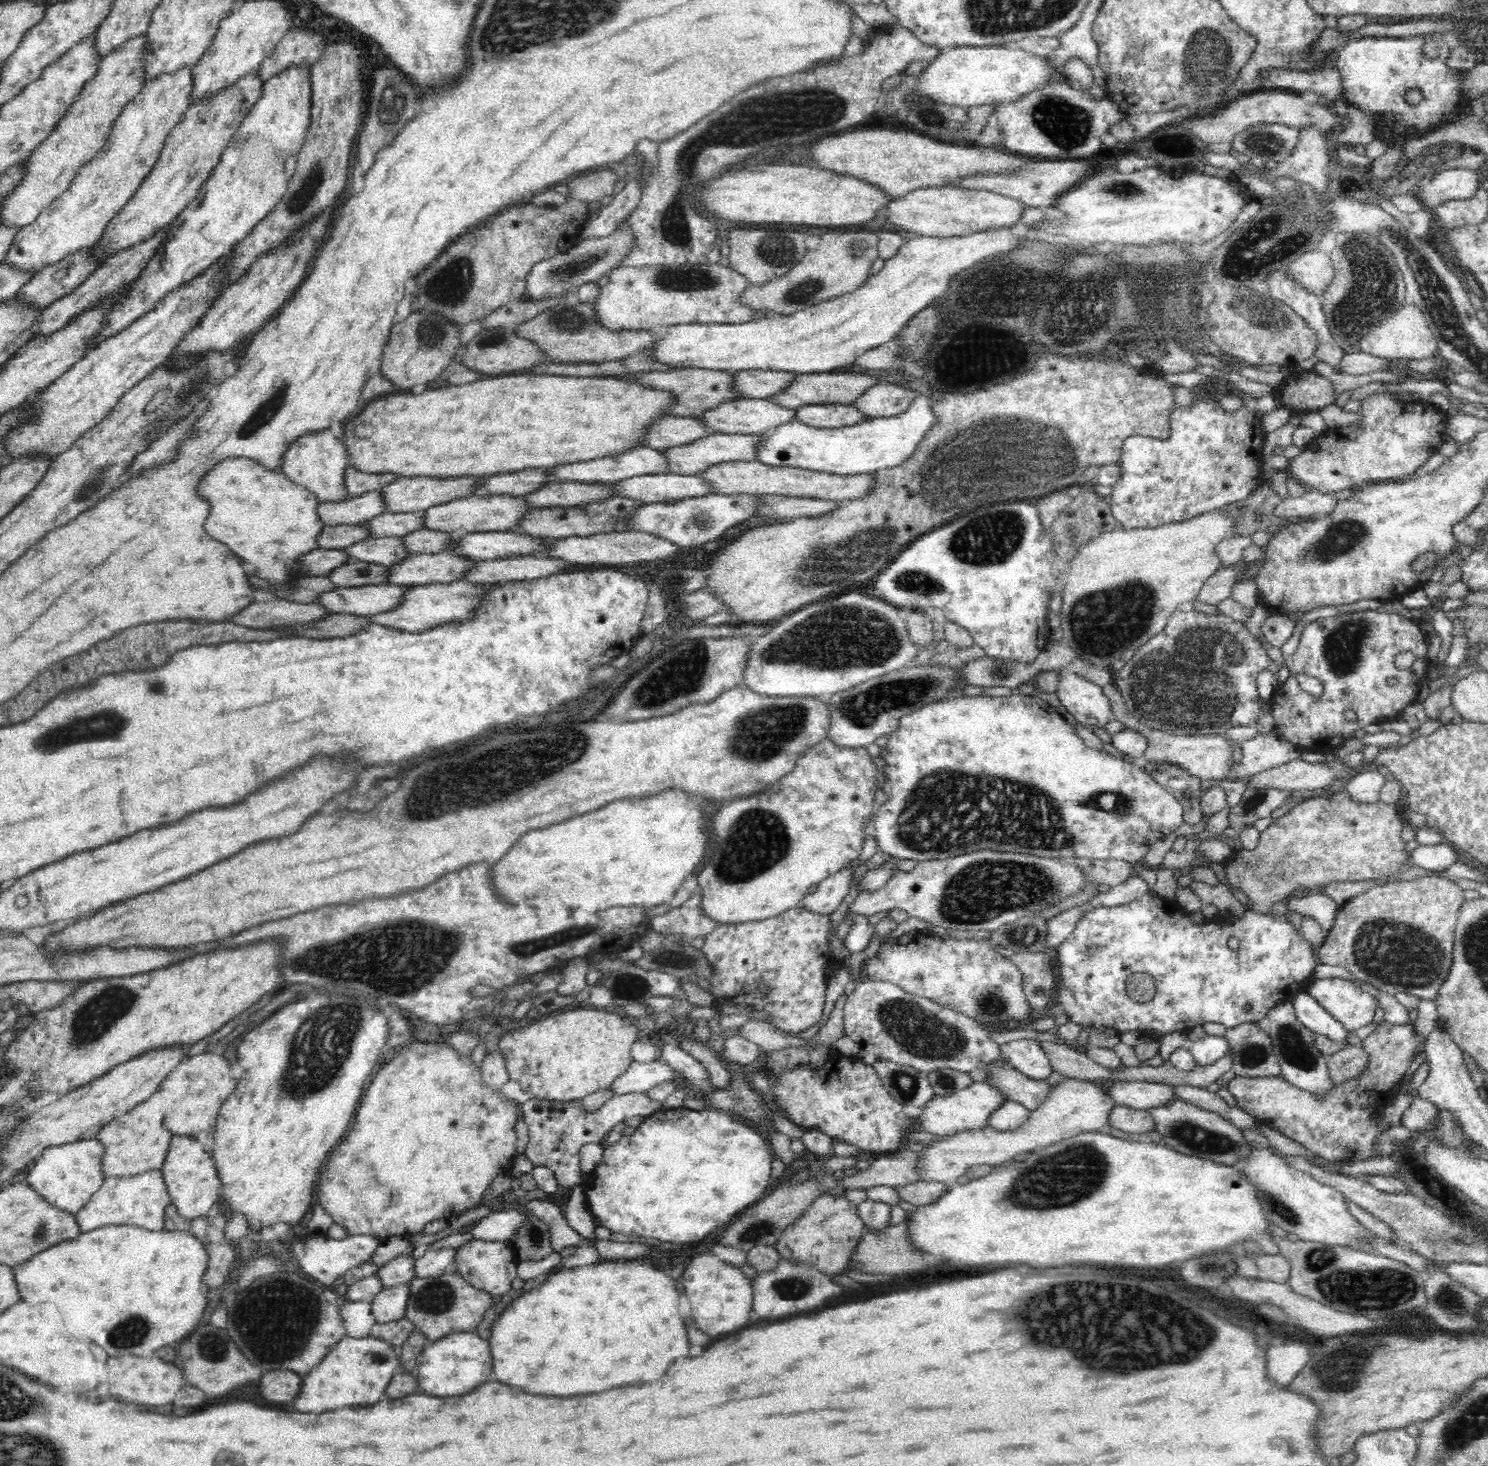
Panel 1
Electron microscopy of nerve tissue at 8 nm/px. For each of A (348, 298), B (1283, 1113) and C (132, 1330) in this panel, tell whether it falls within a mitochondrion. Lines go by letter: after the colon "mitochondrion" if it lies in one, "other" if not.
A: other
B: other
C: mitochondrion

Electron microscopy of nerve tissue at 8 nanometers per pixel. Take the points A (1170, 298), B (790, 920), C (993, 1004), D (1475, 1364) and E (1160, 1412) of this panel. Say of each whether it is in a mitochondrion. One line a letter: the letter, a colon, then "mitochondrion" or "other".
A: mitochondrion
B: other
C: mitochondrion
D: other
E: other

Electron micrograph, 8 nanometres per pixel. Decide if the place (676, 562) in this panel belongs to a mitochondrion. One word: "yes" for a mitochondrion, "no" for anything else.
no

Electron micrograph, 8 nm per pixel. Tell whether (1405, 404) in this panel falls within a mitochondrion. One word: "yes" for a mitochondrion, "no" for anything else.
no

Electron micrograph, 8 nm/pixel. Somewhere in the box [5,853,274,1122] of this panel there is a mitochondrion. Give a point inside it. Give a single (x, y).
(93, 1019)

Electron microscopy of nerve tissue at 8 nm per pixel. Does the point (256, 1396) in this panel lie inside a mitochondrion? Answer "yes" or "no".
no

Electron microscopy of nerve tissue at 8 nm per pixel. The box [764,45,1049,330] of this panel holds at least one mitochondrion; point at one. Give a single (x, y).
(925, 114)

